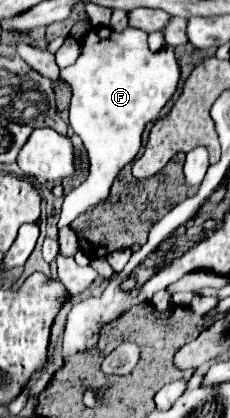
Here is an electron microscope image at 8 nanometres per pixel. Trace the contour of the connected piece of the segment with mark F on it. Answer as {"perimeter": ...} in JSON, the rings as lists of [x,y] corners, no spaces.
{"perimeter":[[[92,28],[82,42],[80,58],[60,72],[60,78],[72,86],[70,126],[84,142],[90,174],[65,196],[58,229],[70,225],[76,216],[108,198],[116,174],[138,154],[144,126],[158,118],[160,110],[176,90],[180,68],[172,48],[150,52],[146,38],[148,34],[136,28],[126,28],[122,32]]]}

